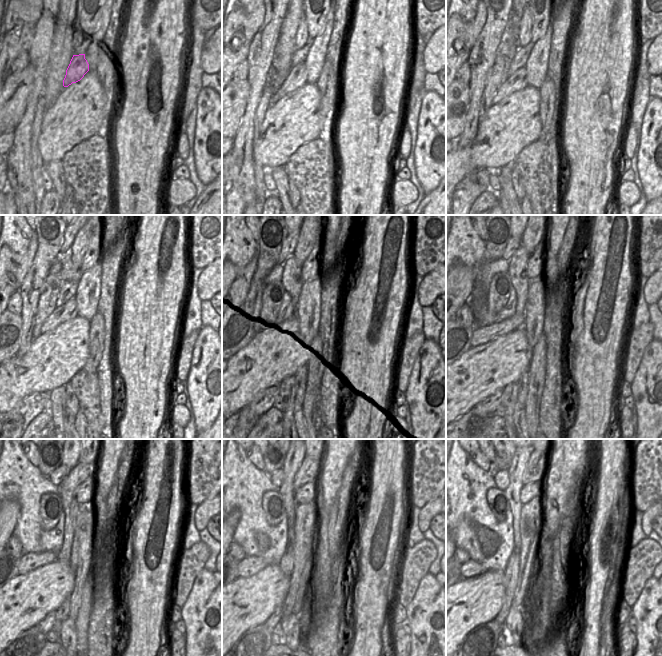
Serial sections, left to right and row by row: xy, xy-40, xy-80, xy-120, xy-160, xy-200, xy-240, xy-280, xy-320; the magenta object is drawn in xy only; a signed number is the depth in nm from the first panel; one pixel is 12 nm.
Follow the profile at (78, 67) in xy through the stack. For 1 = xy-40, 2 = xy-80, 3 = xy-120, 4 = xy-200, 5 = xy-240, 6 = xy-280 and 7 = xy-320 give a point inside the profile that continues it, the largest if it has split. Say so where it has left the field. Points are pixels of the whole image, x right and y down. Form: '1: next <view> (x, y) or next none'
1: next xy-40 (297, 76)
2: next xy-80 (517, 81)
3: next xy-120 (68, 310)
4: next xy-200 (481, 335)
5: next xy-240 (27, 562)
6: next xy-280 (250, 565)
7: next xy-320 (470, 569)

